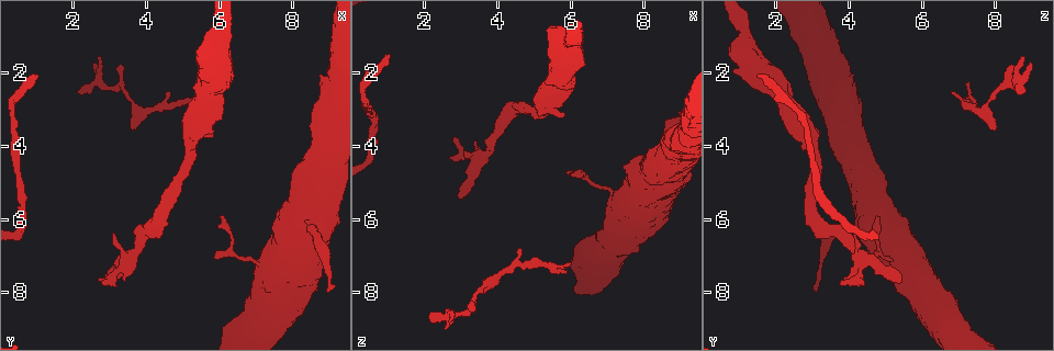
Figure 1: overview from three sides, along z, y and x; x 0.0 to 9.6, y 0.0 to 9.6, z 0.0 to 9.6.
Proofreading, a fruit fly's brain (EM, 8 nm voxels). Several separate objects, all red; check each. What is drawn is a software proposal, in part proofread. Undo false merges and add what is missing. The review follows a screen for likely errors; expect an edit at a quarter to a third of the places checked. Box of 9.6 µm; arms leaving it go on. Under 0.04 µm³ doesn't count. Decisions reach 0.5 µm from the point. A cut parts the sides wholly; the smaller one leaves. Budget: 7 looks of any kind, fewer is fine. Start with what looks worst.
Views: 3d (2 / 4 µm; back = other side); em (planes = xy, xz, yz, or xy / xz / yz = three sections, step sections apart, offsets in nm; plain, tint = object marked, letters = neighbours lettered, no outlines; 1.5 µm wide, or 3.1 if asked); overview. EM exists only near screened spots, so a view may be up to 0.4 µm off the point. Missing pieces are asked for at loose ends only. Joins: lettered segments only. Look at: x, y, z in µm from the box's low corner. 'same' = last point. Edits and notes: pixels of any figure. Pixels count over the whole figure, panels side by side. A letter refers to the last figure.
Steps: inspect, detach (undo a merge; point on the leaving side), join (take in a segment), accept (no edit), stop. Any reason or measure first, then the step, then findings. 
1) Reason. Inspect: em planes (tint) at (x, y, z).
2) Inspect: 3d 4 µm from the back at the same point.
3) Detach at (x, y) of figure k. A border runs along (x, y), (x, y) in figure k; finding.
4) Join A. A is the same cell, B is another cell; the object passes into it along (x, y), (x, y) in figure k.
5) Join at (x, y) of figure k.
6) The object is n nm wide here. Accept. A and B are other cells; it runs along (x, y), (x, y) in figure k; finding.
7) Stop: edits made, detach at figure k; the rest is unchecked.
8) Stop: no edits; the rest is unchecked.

End of a long branch. Inspect: em planes (letters) at (1.00, 2.05, 1.50).

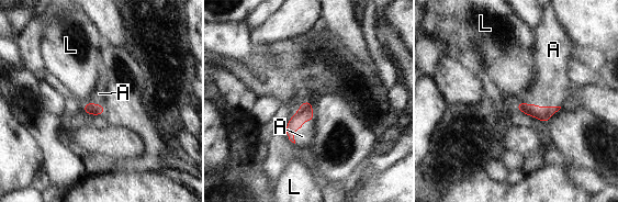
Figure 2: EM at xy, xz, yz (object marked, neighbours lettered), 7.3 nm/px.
Join A. A is the same cell, L is another cell; the object passes into it along (543, 113), (541, 107), (549, 88) in figure 2; it goes on there.

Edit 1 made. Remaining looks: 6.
Redraw. Inspect: overview.

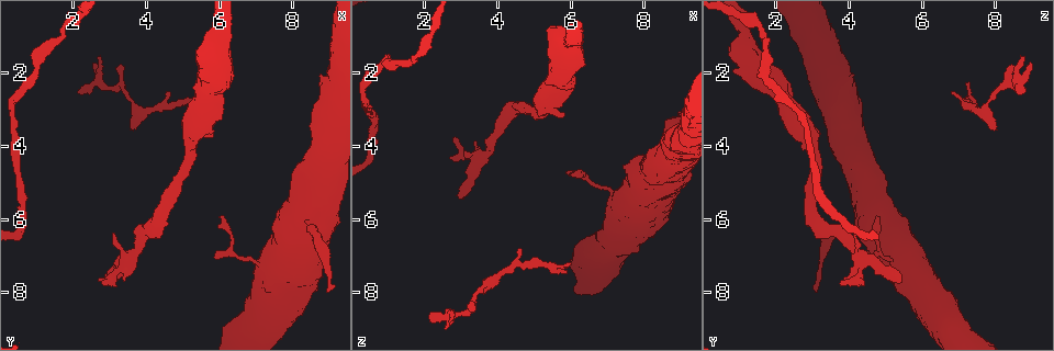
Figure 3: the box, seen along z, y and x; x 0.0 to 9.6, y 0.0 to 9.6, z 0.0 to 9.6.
Inspect: 3d 2 µm at (2.95, 7.60, 5.35).

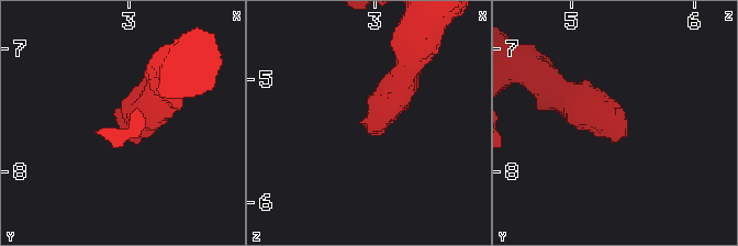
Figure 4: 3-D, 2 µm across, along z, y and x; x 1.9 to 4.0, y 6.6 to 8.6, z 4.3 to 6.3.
Shape alone is not enough. Inspect: em planes (plain) at (2.90, 7.64, 5.42).

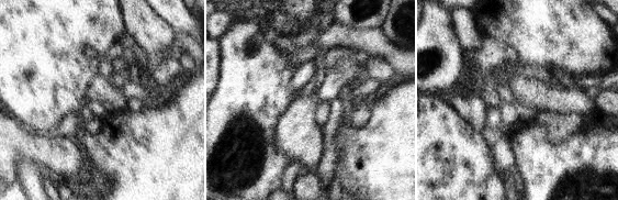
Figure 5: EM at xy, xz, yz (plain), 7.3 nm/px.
What lies round it. Inspect: em planes (letters) at the same point.

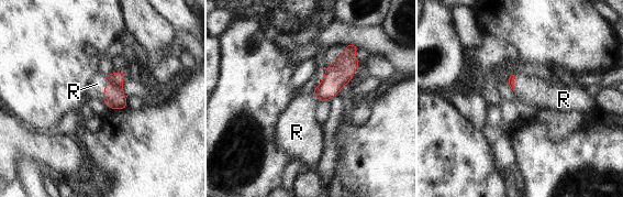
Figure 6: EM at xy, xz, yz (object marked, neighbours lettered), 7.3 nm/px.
Join R. R is the same cell; the object passes into it along (113, 97), (104, 88), (97, 84) in figure 6; it goes on there.

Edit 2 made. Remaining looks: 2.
Free end. Inspect: em yz step 4 (letters) at (3.65, 3.60, 8.05).

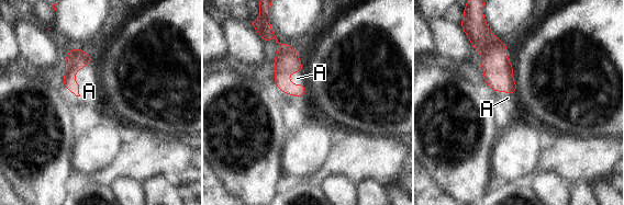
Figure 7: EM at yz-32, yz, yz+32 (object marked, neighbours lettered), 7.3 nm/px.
The longest contact is with A, 280 nm. Join A. A is the same cell; the object passes into it along (76, 59), (74, 78), (89, 91) in figure 7; the neuron continues.

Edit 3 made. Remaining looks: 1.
Stop: edits made, join at figure 2, join at figure 6, join at figure 7; the rest is unchecked.

